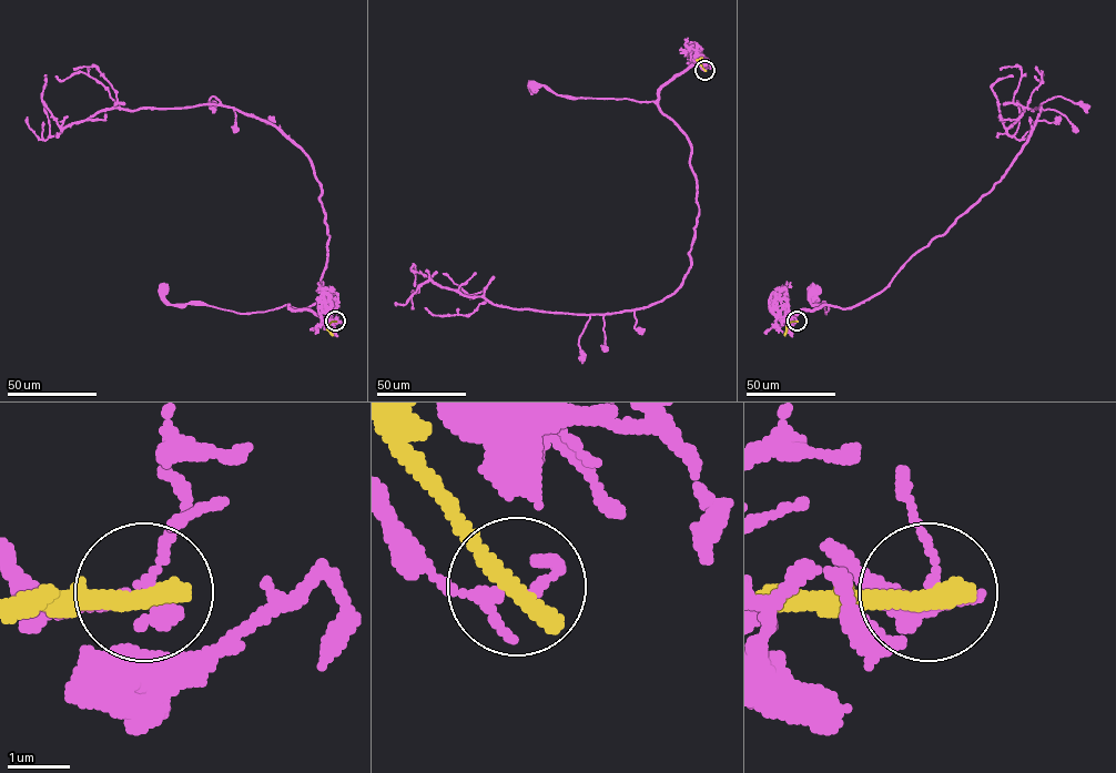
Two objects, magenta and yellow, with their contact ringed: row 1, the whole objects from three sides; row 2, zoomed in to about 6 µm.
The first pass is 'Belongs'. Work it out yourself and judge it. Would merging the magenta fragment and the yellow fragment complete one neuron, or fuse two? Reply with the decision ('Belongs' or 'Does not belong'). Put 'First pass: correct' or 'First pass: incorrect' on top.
First pass: incorrect
Does not belong

